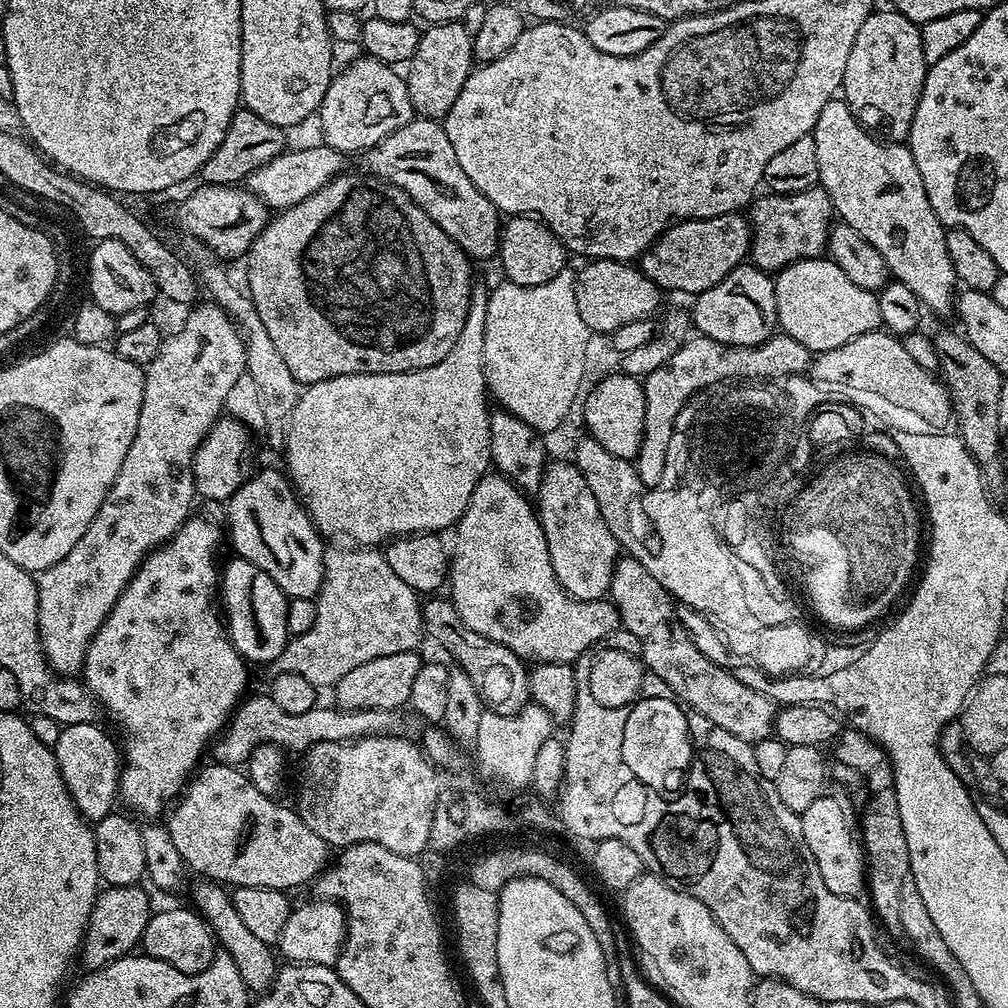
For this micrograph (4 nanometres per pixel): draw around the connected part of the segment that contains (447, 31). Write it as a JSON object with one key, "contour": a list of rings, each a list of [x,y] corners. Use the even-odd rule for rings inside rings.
{"contour":[[[463,23],[433,24],[420,33],[418,50],[406,68],[408,93],[413,113],[424,118],[443,118],[448,115],[454,98],[462,94],[462,86],[474,67],[472,36]]]}

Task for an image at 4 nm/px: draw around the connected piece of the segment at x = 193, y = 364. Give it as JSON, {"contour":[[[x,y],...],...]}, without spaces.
{"contour":[[[214,302],[207,303],[197,303],[191,309],[193,312],[185,318],[184,325],[173,336],[171,334],[165,335],[158,354],[154,354],[152,361],[144,368],[144,393],[142,394],[142,410],[138,414],[138,430],[134,430],[134,442],[130,442],[130,450],[126,450],[126,458],[122,458],[122,470],[118,470],[118,478],[114,478],[114,486],[110,486],[102,506],[98,506],[98,514],[94,514],[94,522],[90,522],[86,534],[82,534],[82,538],[78,538],[74,550],[70,550],[70,554],[66,554],[66,558],[62,558],[62,562],[54,562],[54,566],[50,566],[45,572],[39,573],[40,645],[55,675],[72,678],[83,669],[84,656],[87,654],[91,640],[102,626],[104,619],[110,614],[110,610],[118,602],[122,590],[126,590],[126,586],[132,581],[132,576],[140,569],[142,561],[153,548],[168,543],[175,532],[184,524],[184,521],[189,519],[191,512],[188,511],[192,508],[192,500],[197,499],[196,483],[192,477],[192,459],[196,453],[196,448],[204,440],[207,432],[212,429],[212,425],[216,423],[221,413],[225,411],[230,390],[234,390],[234,382],[238,382],[238,378],[245,375],[246,372],[246,346],[240,329],[237,328],[236,323],[232,321],[231,316],[224,309],[218,307]]]}

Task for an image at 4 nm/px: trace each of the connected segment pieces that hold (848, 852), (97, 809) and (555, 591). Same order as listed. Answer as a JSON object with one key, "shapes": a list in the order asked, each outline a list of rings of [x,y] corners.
{"shapes":[[[[829,794],[820,796],[800,813],[806,846],[810,846],[814,862],[818,862],[818,870],[822,874],[822,882],[826,882],[826,890],[853,898],[859,897],[859,892],[863,893],[866,888],[866,855],[858,824],[856,828],[856,818],[858,822],[857,809],[852,808],[850,801]]],[[[72,723],[65,725],[53,748],[59,762],[60,773],[66,782],[76,808],[89,823],[95,824],[109,815],[119,795],[122,754],[119,745],[97,723]]],[[[485,474],[474,486],[474,494],[470,494],[470,502],[462,514],[459,524],[455,525],[456,549],[453,547],[450,552],[450,588],[452,584],[452,593],[450,599],[452,605],[458,610],[462,622],[470,626],[470,630],[478,630],[486,638],[506,646],[513,654],[523,658],[528,662],[539,662],[541,664],[572,664],[583,652],[587,652],[604,641],[610,633],[615,632],[621,627],[620,612],[616,609],[611,599],[602,600],[576,600],[567,590],[558,582],[554,574],[554,566],[550,562],[550,550],[546,546],[544,531],[540,525],[540,518],[537,509],[534,507],[527,495],[521,492],[515,484],[506,476],[499,474]]]]}

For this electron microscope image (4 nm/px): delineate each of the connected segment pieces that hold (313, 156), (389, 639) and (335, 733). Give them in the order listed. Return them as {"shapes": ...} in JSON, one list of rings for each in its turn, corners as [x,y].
{"shapes":[[[[323,142],[317,144],[317,148],[296,148],[293,152],[285,150],[266,166],[254,170],[246,178],[248,191],[255,194],[270,210],[287,210],[295,204],[303,204],[306,198],[326,188],[331,180],[337,179],[345,171],[345,153],[329,148]]],[[[351,546],[352,548],[329,547],[324,553],[324,581],[314,599],[316,617],[314,626],[306,634],[293,636],[288,641],[286,650],[274,661],[281,672],[302,674],[306,682],[316,685],[317,689],[331,689],[354,666],[370,662],[370,658],[382,658],[386,654],[398,654],[419,649],[420,636],[424,632],[424,619],[420,617],[421,597],[386,562],[383,551],[372,546]]],[[[249,695],[236,705],[236,711],[233,712],[231,720],[227,723],[227,727],[220,732],[218,739],[211,745],[210,752],[216,755],[213,756],[215,763],[230,764],[233,766],[247,765],[251,755],[254,754],[255,748],[263,744],[272,744],[281,750],[287,750],[288,752],[290,750],[296,752],[295,754],[303,754],[308,749],[313,748],[315,744],[321,744],[322,742],[361,740],[364,736],[383,736],[397,731],[396,718],[398,716],[396,712],[383,712],[382,710],[346,710],[345,708],[335,706],[329,706],[329,708],[317,706],[306,710],[306,714],[286,714],[286,710],[282,710],[282,706],[278,706],[278,702],[274,702],[271,695],[251,696]]]]}

